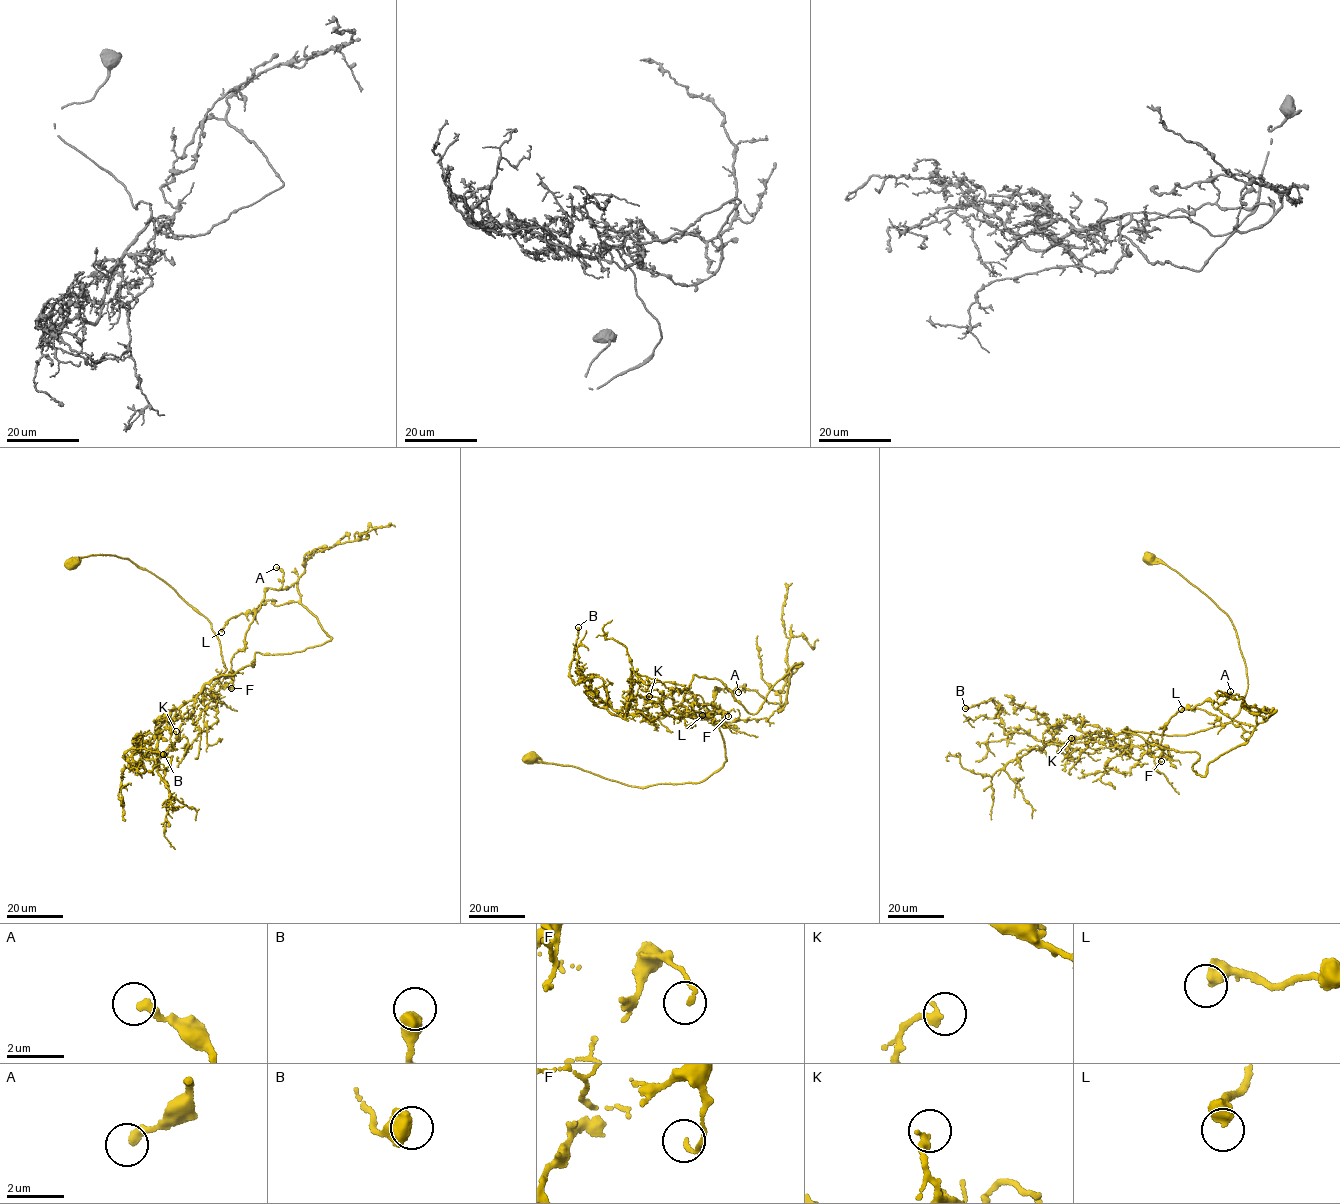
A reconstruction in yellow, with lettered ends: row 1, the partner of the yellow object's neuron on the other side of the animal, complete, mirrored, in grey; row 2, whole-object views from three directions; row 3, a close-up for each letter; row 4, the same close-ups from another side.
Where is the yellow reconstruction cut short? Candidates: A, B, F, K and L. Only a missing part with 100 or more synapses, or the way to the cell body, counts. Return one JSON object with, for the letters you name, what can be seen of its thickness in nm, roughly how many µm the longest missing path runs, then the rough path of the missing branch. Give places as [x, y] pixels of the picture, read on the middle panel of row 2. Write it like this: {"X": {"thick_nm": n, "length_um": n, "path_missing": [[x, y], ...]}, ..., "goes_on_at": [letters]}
{"goes_on_at": []}

